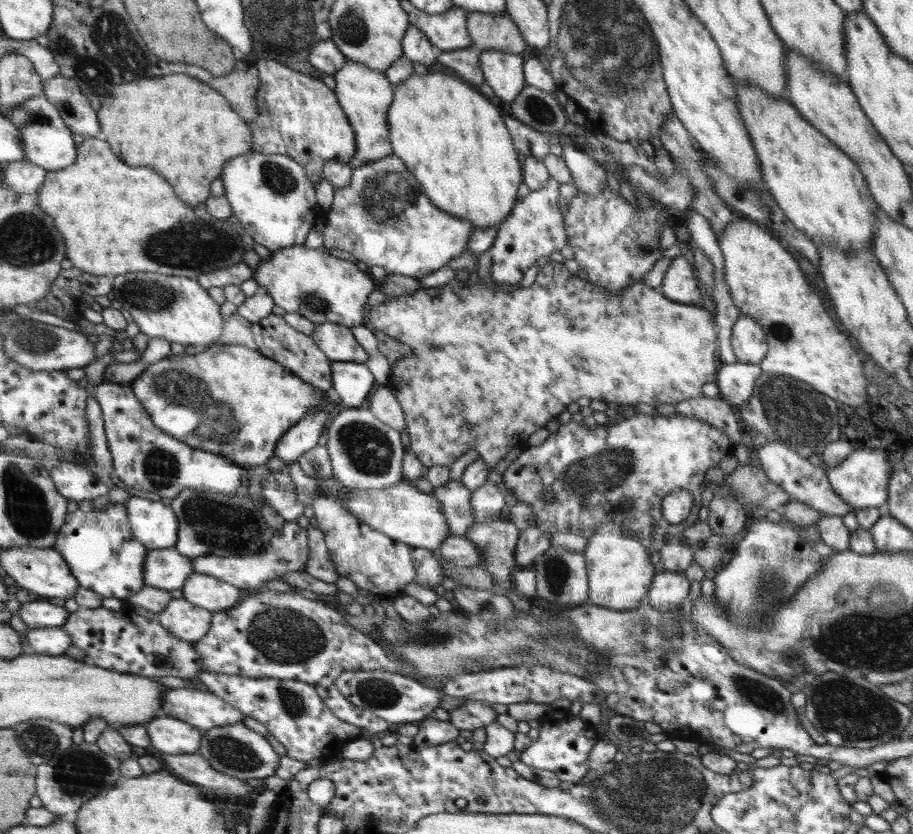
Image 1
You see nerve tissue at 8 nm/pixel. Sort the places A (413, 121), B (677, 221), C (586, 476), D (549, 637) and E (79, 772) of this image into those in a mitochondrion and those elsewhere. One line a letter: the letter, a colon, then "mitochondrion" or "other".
A: other
B: other
C: mitochondrion
D: other
E: mitochondrion

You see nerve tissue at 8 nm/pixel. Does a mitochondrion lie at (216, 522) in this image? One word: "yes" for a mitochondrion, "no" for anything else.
yes

